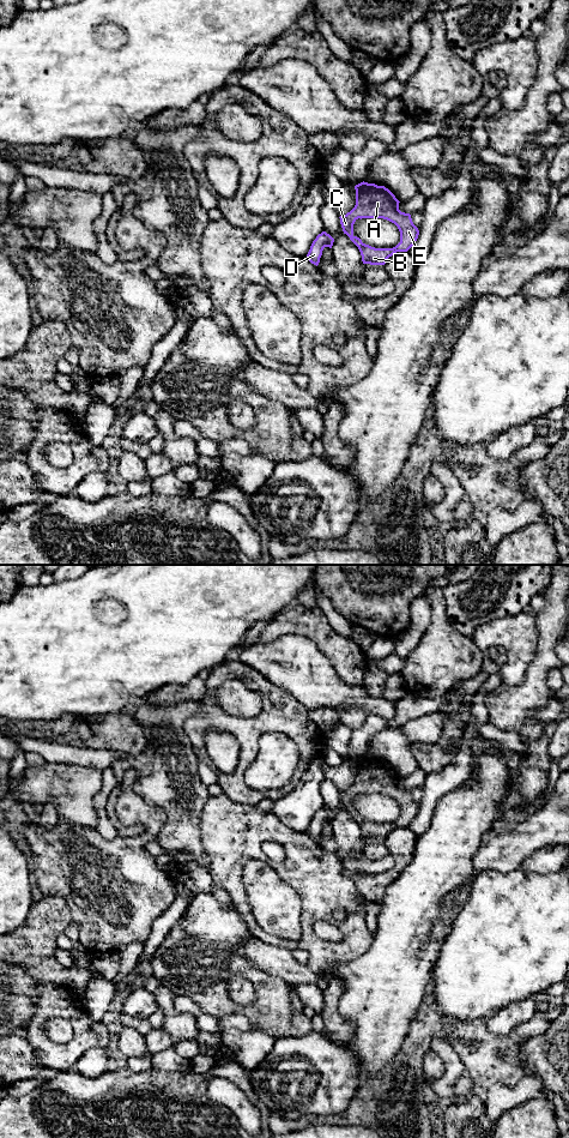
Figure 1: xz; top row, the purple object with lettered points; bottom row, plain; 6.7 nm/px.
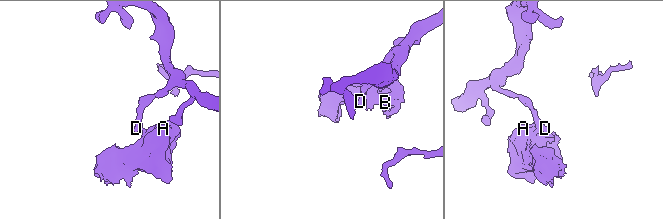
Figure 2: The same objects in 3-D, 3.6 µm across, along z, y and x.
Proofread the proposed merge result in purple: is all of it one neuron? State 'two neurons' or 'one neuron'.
two neurons

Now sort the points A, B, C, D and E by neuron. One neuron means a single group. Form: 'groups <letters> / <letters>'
groups A B C E / D

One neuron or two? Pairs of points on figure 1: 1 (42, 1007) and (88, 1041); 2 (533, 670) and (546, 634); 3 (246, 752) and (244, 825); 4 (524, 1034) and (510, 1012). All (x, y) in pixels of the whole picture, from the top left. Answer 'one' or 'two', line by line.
1: one
2: one
3: two
4: two

